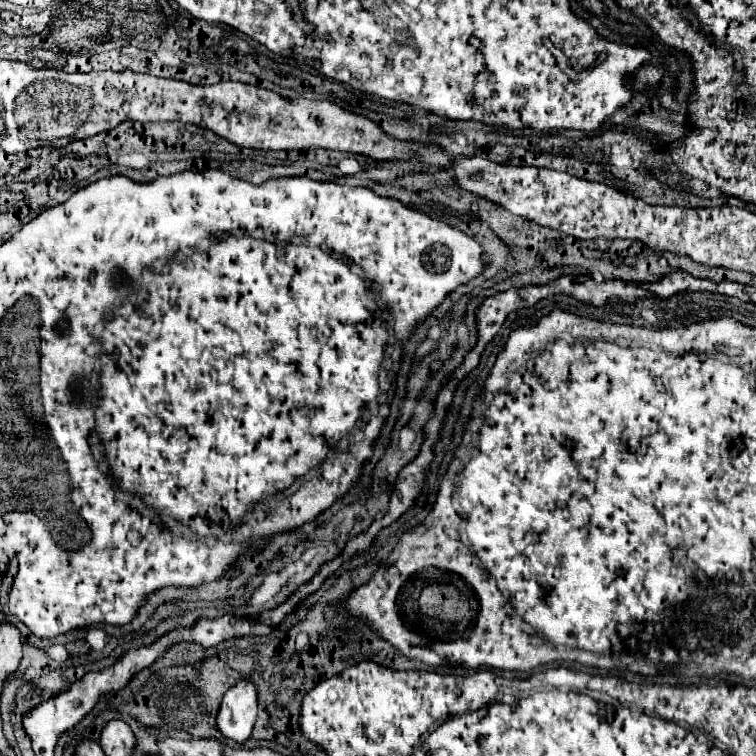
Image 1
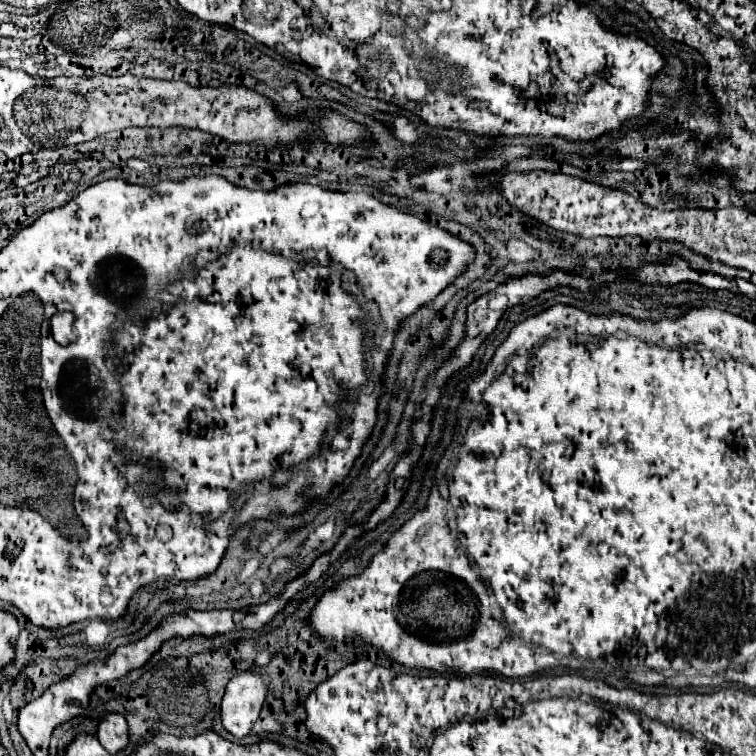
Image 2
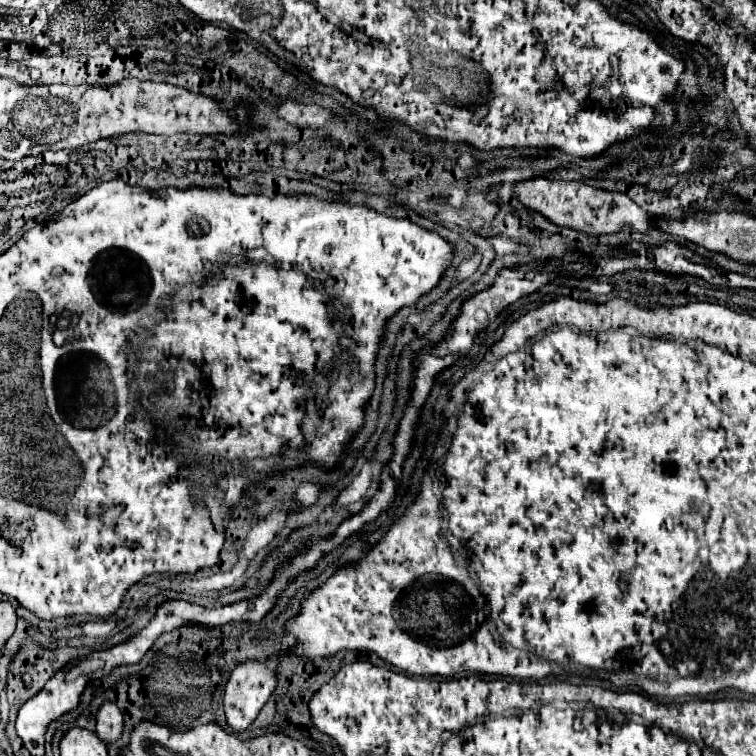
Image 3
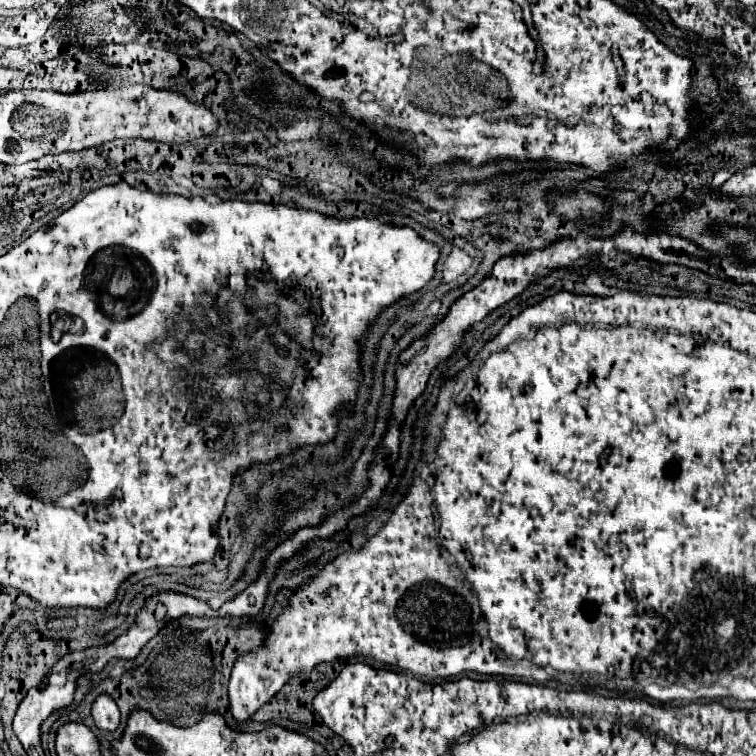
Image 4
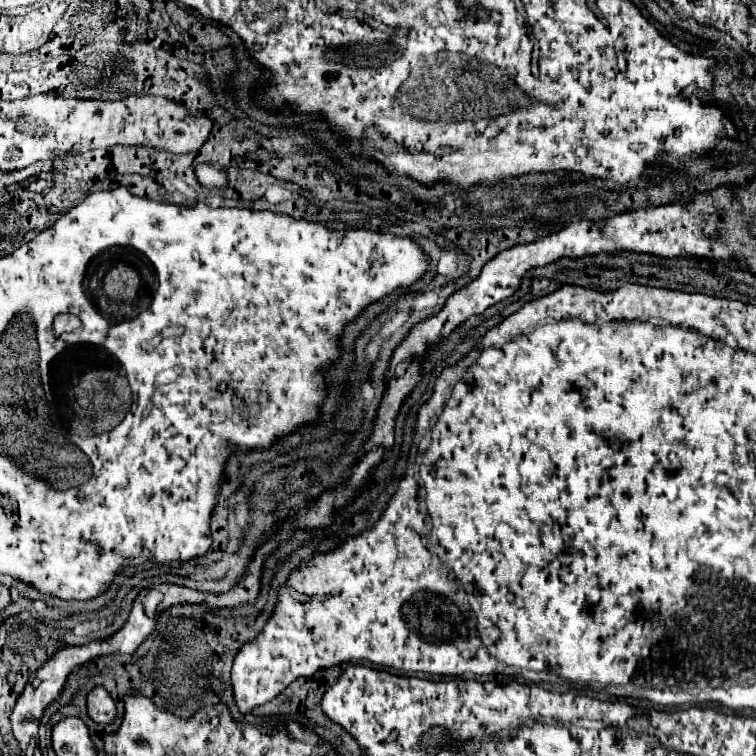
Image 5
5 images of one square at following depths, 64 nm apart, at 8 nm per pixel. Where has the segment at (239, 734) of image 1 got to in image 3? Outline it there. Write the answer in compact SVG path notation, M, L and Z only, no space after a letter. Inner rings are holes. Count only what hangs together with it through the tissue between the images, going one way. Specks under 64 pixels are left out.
M272 660L268 664L258 664L258 662L244 662L240 664L228 684L226 684L226 694L224 694L224 714L226 714L226 724L242 734L248 730L248 726L256 720L256 714L262 710L262 706L266 704L266 700L270 698L270 694L274 692L276 688L276 666L278 666L278 660Z

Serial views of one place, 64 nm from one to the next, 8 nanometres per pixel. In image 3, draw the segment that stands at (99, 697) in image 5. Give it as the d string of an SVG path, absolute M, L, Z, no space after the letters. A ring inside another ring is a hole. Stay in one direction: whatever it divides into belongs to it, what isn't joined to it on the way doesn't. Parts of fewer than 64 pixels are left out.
M112 702L104 704L96 716L98 738L104 744L114 744L122 738L122 728L124 728L124 718L122 718L122 712L118 710L118 706Z

